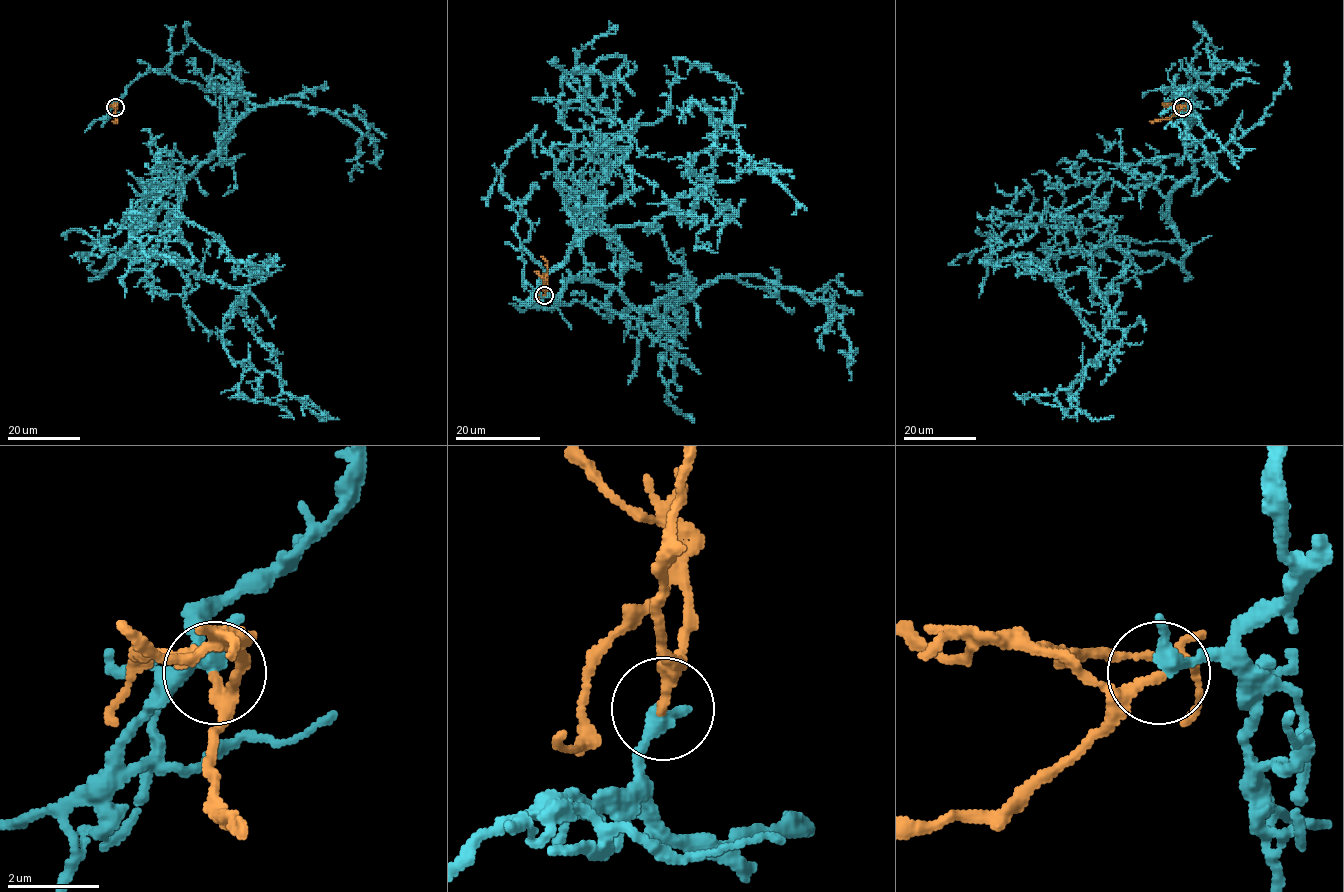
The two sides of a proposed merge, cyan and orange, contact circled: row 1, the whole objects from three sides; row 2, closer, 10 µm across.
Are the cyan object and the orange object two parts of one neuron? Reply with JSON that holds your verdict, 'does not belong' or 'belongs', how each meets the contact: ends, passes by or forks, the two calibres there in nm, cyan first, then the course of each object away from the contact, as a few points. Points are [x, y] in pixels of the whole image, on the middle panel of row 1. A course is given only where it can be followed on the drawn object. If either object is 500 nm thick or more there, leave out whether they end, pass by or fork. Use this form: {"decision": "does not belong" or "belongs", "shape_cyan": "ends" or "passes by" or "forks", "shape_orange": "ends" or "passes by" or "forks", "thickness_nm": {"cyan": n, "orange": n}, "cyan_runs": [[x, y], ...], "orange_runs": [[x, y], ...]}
{"decision": "belongs", "shape_cyan": "passes by", "shape_orange": "ends", "thickness_nm": {"cyan": 280, "orange": 220}, "cyan_runs": [[545, 295], [657, 337], [682, 301], [538, 291], [577, 233], [694, 222], [670, 202], [752, 167], [792, 215]], "orange_runs": [[545, 295], [547, 261], [541, 256]]}

